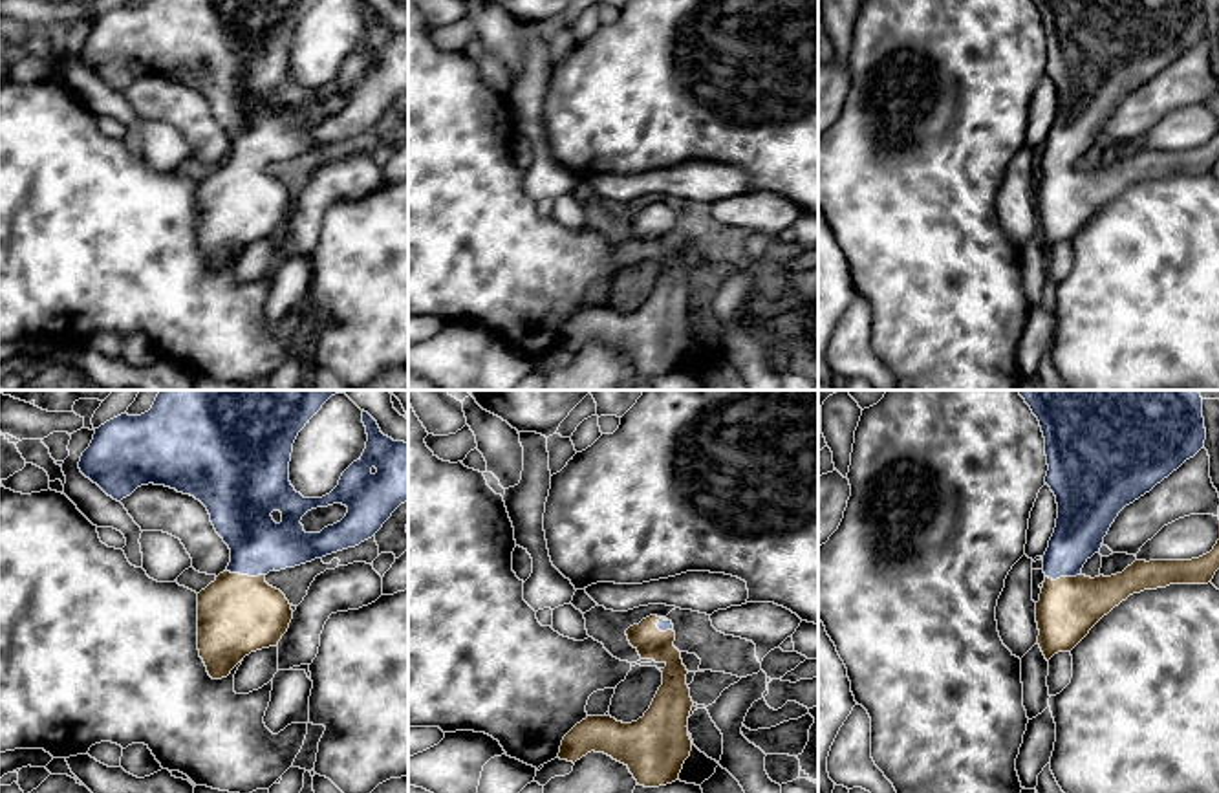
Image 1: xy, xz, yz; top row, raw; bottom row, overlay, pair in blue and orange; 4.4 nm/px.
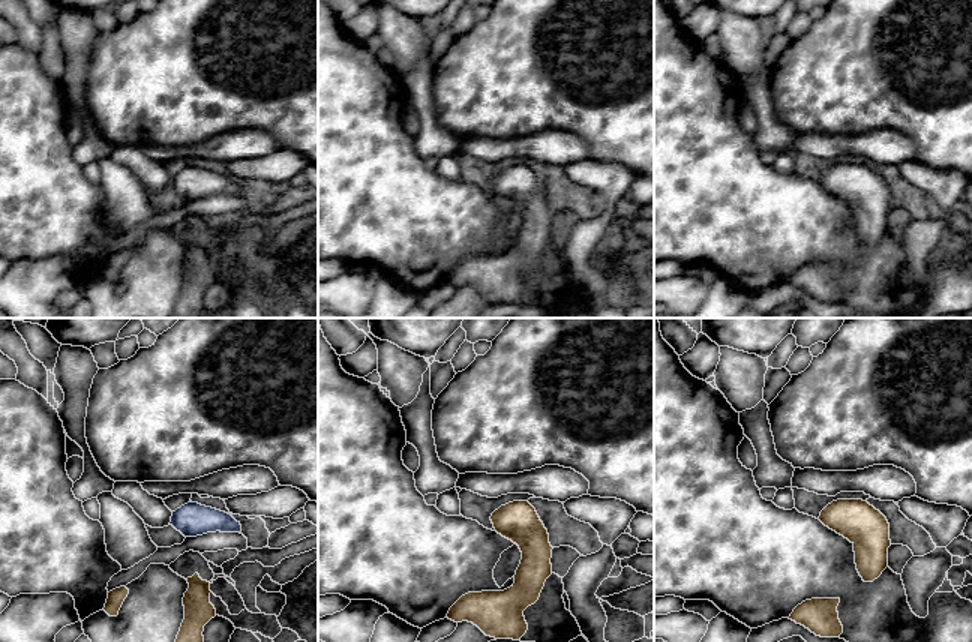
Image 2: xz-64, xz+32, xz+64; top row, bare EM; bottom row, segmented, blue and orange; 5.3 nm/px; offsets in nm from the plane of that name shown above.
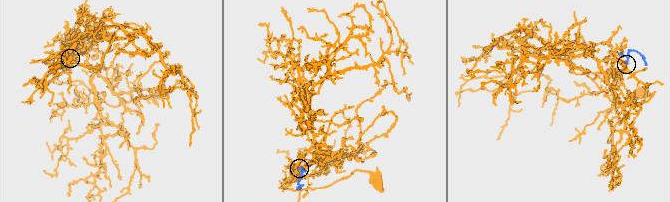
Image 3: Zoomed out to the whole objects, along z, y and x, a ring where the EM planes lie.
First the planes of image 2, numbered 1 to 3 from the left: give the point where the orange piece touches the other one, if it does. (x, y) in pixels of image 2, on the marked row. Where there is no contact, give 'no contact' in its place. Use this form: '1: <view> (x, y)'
1: no contact
2: no contact
3: no contact

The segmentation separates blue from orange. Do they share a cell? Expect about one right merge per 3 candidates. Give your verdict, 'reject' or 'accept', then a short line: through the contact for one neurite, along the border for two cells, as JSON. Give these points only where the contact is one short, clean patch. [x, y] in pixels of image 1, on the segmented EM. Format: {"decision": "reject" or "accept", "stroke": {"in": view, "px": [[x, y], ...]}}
{"decision": "accept", "stroke": {"in": "xy", "px": [[242, 517], [246, 526], [246, 574], [237, 614]]}}

